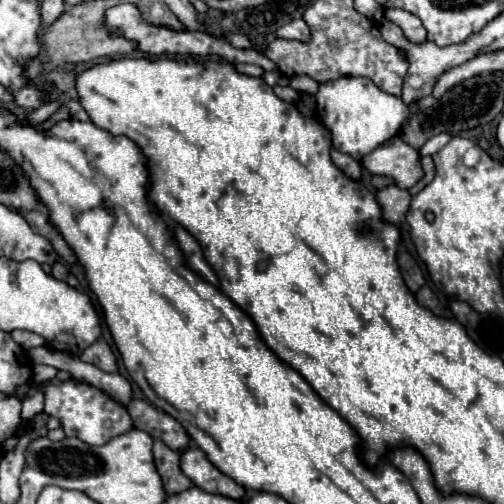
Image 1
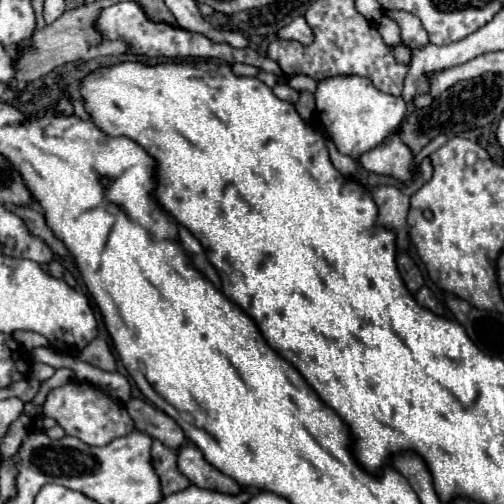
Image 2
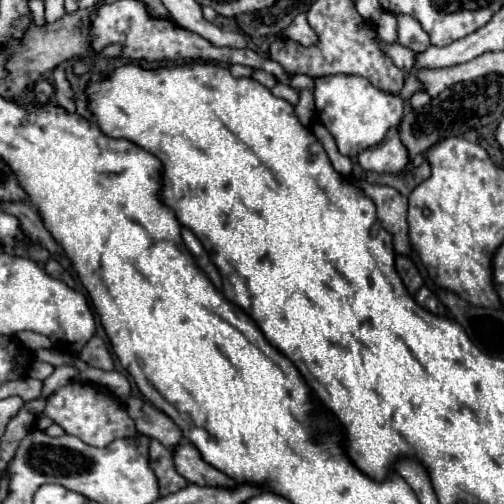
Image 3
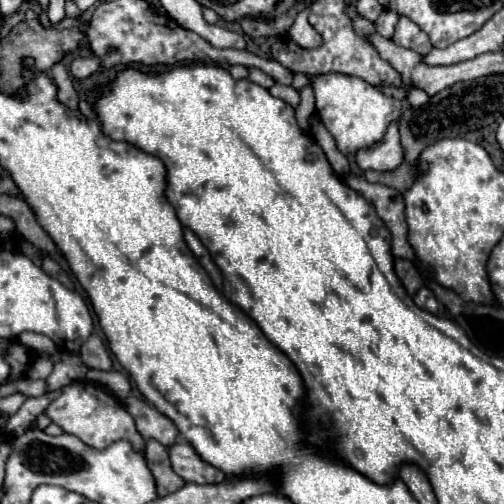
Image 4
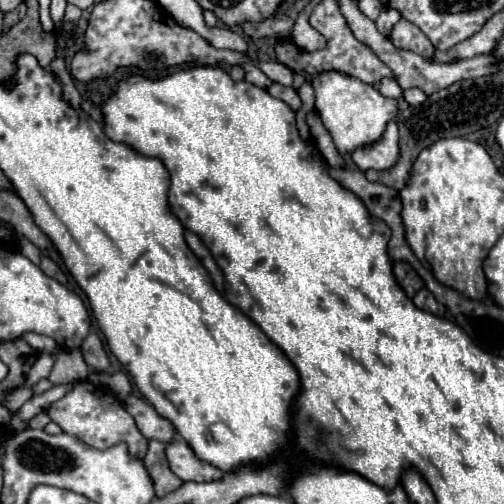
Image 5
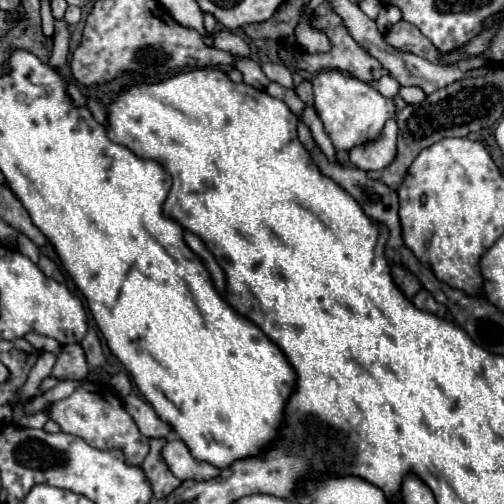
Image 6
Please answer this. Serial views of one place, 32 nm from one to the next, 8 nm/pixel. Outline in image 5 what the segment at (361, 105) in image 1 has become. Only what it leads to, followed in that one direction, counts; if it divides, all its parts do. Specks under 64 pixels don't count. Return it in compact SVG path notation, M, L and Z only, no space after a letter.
M322 72L310 82L316 94L316 112L334 138L340 154L352 154L356 148L380 140L386 124L398 114L398 100L382 96L374 86L364 84L354 76L344 76L342 72Z

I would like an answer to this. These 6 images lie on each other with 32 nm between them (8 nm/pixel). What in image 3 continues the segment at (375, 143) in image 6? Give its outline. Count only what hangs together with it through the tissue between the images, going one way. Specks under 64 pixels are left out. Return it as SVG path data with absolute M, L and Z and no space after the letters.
M392 128L392 132L388 132L388 136L376 148L368 148L358 156L358 162L364 170L396 176L404 174L408 160L408 150L400 142L396 128Z

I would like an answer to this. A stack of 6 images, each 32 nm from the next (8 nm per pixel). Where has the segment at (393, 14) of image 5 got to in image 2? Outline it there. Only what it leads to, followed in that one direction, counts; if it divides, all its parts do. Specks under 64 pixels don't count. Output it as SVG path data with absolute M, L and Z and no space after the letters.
M382 16L382 20L378 22L378 32L382 34L384 42L390 44L390 46L400 46L400 44L404 44L402 38L400 38L400 28L398 28L398 24L396 24L394 20L390 20L388 16Z

